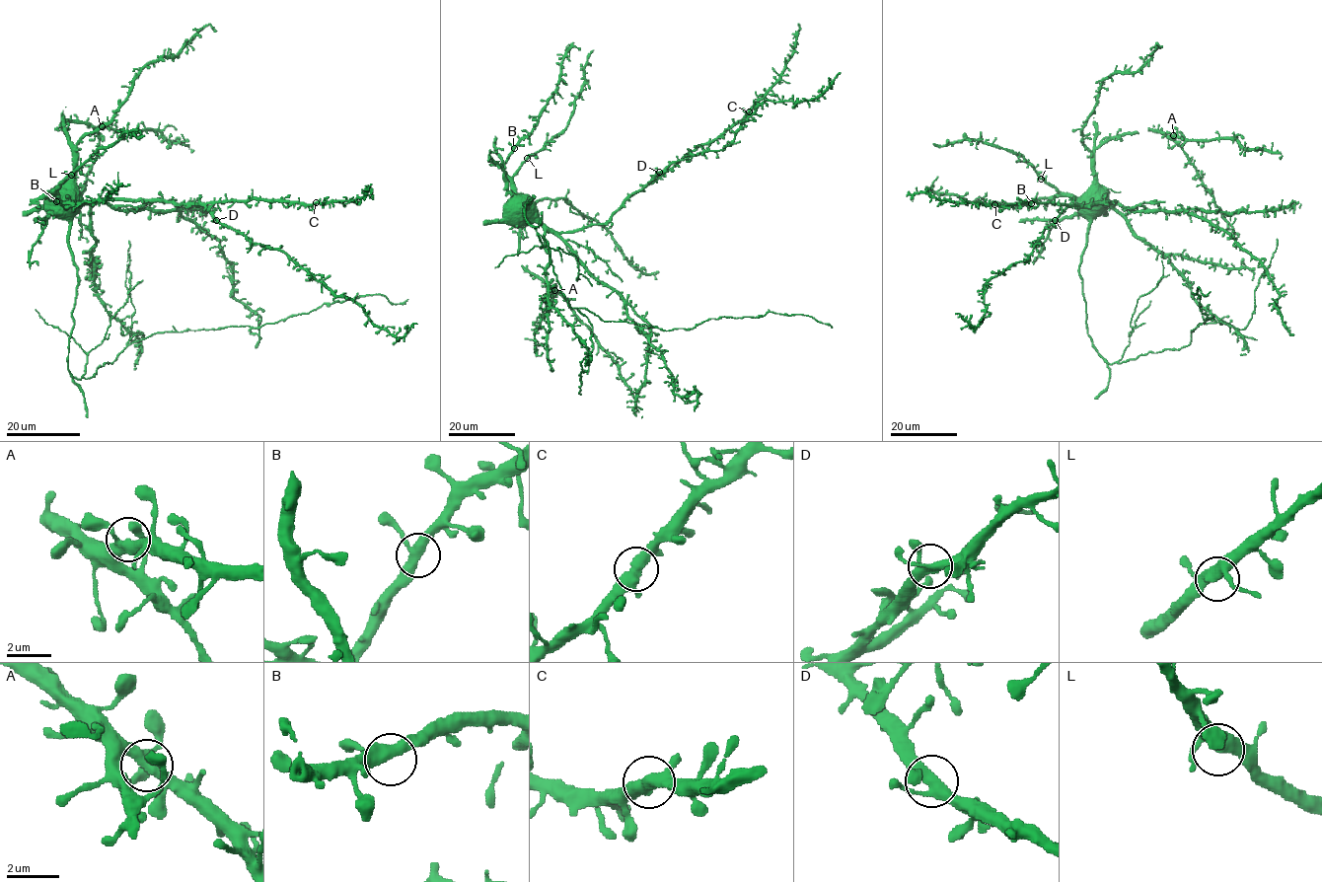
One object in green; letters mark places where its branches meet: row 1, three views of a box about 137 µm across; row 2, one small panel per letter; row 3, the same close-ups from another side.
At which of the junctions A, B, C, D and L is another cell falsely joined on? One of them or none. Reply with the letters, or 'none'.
none

